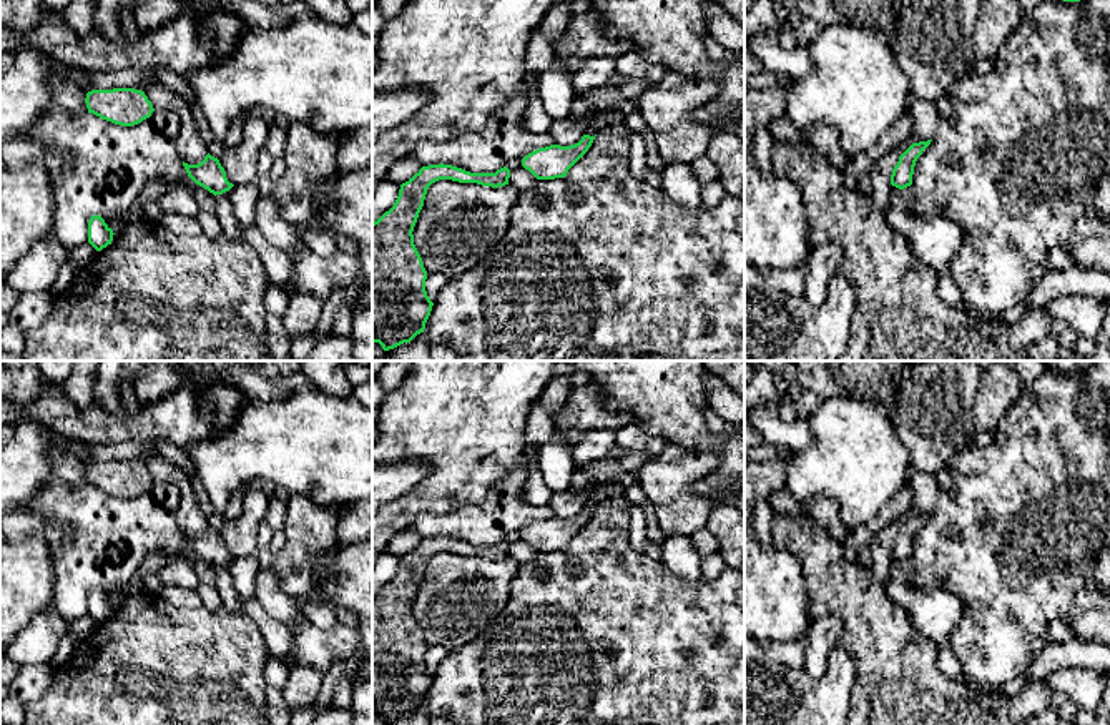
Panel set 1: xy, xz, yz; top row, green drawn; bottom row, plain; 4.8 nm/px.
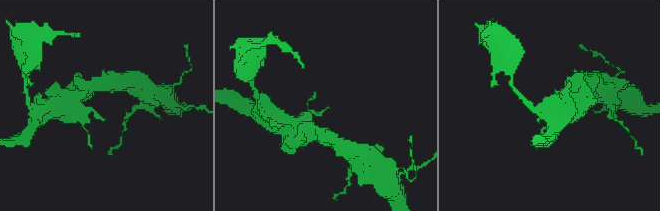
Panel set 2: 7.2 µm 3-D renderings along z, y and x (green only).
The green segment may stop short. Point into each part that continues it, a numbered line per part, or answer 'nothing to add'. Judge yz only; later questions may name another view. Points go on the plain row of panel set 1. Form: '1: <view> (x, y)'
nothing to add

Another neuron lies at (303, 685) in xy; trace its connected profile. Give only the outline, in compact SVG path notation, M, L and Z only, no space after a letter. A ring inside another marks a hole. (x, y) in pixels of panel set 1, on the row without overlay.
M292 667L282 690L291 710L311 707L321 690L324 672L309 667Z

